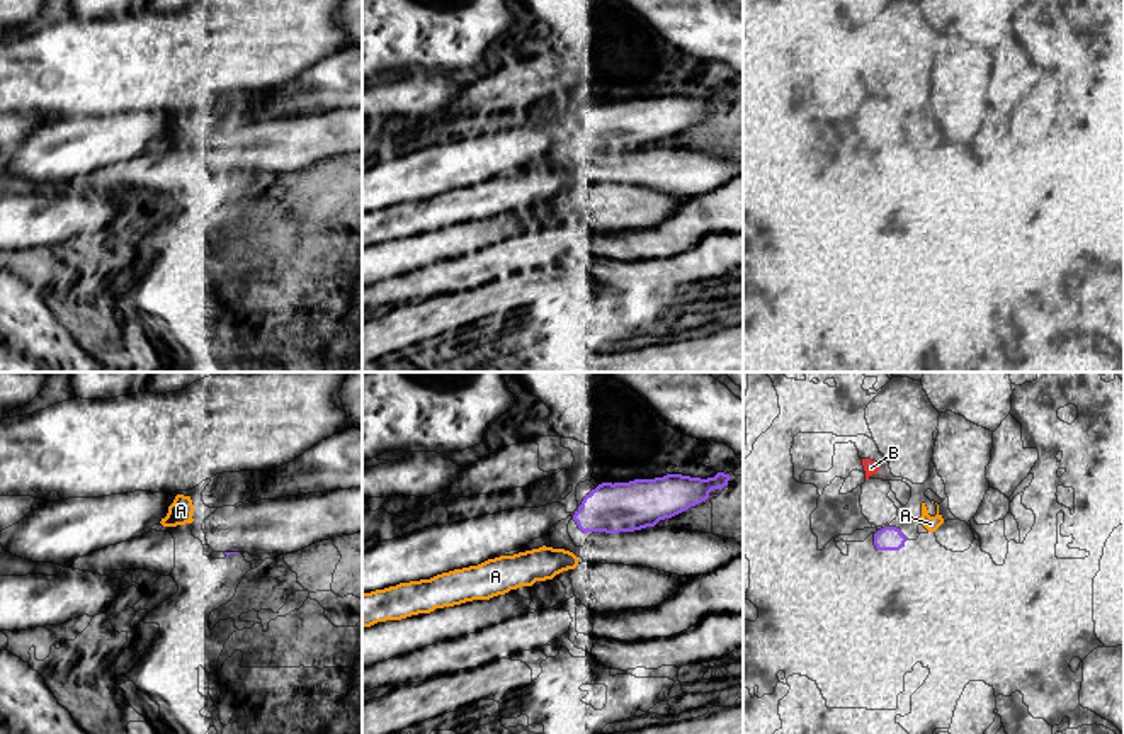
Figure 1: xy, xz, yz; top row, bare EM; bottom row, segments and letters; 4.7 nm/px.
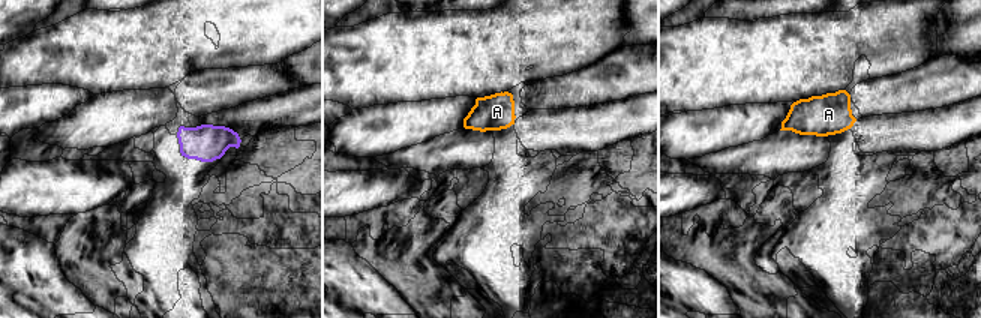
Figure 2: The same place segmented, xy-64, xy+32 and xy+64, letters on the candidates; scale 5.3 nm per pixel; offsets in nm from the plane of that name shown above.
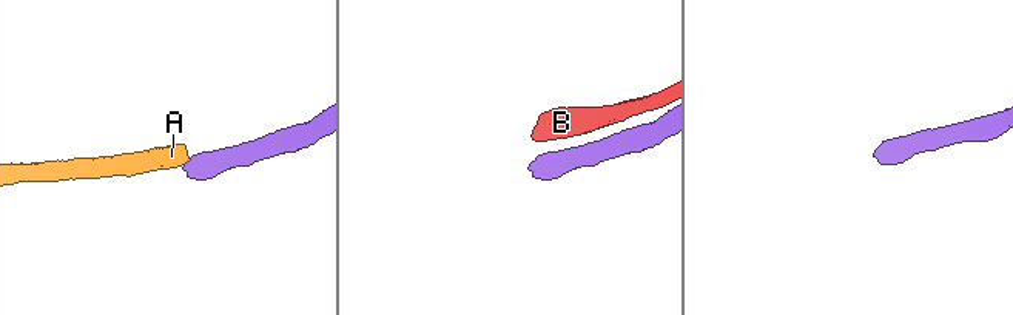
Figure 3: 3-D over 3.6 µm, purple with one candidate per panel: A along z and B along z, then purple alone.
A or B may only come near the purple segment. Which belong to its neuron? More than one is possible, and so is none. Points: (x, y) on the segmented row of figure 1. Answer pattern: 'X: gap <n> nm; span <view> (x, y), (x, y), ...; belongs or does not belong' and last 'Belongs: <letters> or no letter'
A: gap 100 nm; span yz (905, 537), (922, 524); does not belong
B: gap 240 nm; span yz (885, 527), (866, 479); does not belong
Belongs: no letter

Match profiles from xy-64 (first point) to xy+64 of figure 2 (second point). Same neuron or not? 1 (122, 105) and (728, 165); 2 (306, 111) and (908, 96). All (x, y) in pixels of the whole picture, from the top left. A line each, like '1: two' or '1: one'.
1: two
2: two

